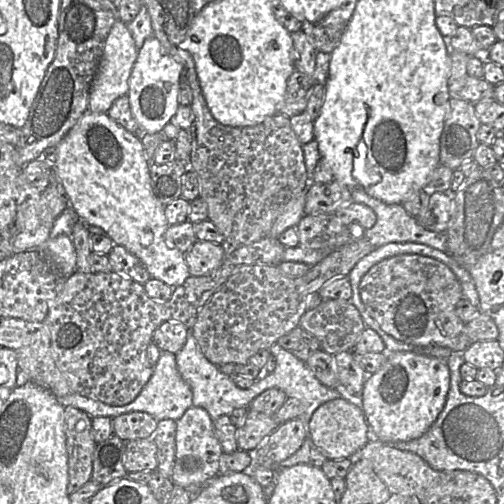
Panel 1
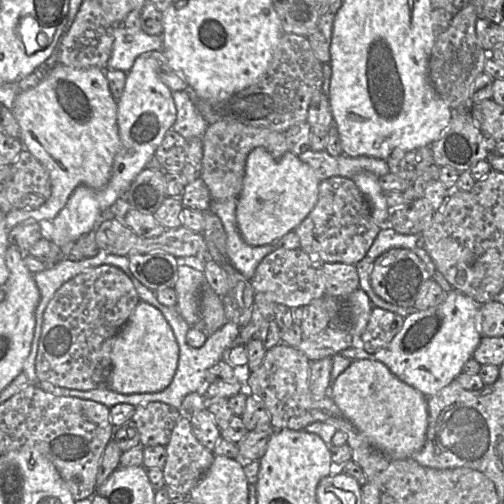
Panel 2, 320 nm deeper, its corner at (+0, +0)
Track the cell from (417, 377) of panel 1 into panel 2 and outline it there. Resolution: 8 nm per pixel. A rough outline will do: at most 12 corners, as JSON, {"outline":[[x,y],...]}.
{"outline":[[451,290],[374,353],[425,397],[480,342],[479,304]]}

